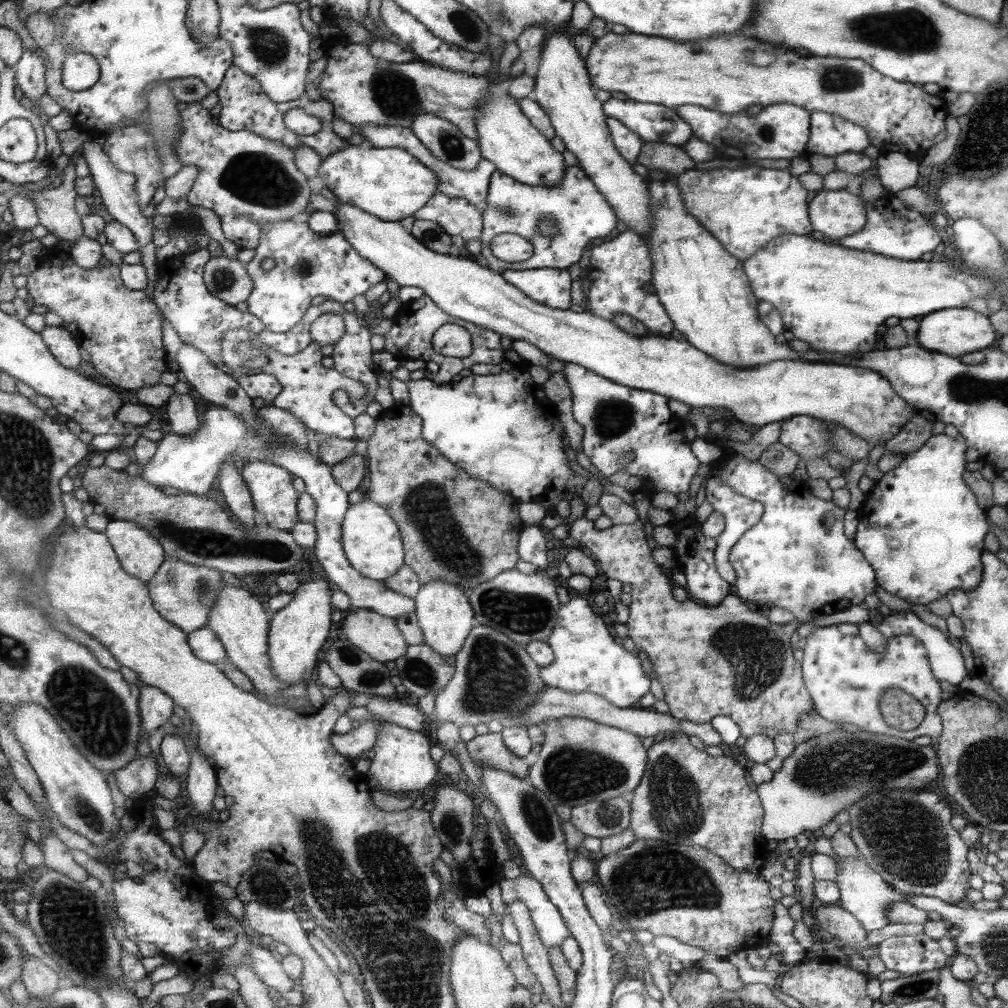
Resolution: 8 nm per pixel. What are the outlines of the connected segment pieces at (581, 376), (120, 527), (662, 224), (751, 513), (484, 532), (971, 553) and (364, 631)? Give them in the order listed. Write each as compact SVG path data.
M573 362L563 364L561 372L571 388L573 418L583 426L581 452L597 472L601 476L617 474L617 458L625 452L633 452L629 476L647 478L647 484L653 484L657 492L687 492L699 462L683 440L683 424L677 424L679 418L675 418L667 408L667 396L615 384Z
M113 520L105 534L111 538L123 568L147 584L167 562L167 550L163 544L137 522Z
M649 168L649 176L643 176L647 182L647 216L649 216L649 234L647 234L647 246L651 254L651 286L653 294L659 296L659 302L667 310L671 322L675 324L675 330L683 334L685 342L693 348L709 354L711 358L737 366L737 368L749 368L759 366L775 360L797 360L799 356L791 352L787 344L777 344L771 336L771 330L763 322L759 322L759 300L753 294L751 282L747 274L743 272L743 264L731 256L731 252L725 250L725 246L711 236L695 220L695 216L687 214L687 208L683 206L683 192L679 192L679 182L671 178L661 168Z
M725 452L725 456L721 458L721 462L717 462L717 464L713 464L711 466L711 474L705 478L707 482L705 482L705 500L707 502L711 502L711 506L713 506L713 510L715 512L721 512L723 514L723 518L725 518L725 530L715 538L715 542L717 542L717 546L715 546L715 562L717 562L717 572L719 572L719 576L727 582L727 584L731 584L731 588L733 588L733 584L735 584L735 572L733 572L733 568L729 566L729 562L727 562L727 554L729 554L729 550L731 550L731 546L751 528L751 526L755 526L759 520L761 520L761 514L765 512L765 508L763 508L763 504L761 502L755 502L755 500L751 500L751 498L747 498L747 496L741 496L741 494L737 494L735 490L731 490L729 486L721 486L719 482L715 482L713 478L715 478L715 474L717 472L721 472L725 466L727 466L727 458L731 458L731 456L735 456L735 454L729 454L729 452Z
M395 404L393 408L383 410L379 416L377 432L369 442L369 460L359 454L353 454L345 462L333 466L335 480L347 490L355 492L367 472L371 472L371 494L369 498L387 510L399 522L403 532L403 540L407 546L407 564L419 574L423 584L431 584L435 580L447 580L463 586L465 590L477 590L485 582L499 578L499 574L515 570L521 554L521 534L527 530L521 518L521 500L513 498L505 490L495 488L495 484L473 478L463 466L451 462L437 446L433 446L425 436L425 420L405 404Z
M945 434L931 436L917 452L907 454L899 466L883 474L883 478L875 482L875 488L865 494L865 502L857 510L859 526L853 536L855 546L873 566L879 588L909 602L911 606L927 606L947 596L951 590L975 590L983 580L979 556L983 556L981 550L987 524L975 494L961 478L967 460L963 458L963 454L967 454L965 442L967 440L961 434L957 438L949 438Z
M355 610L345 618L343 632L371 658L391 666L411 648L403 630L399 628L399 622L373 610Z

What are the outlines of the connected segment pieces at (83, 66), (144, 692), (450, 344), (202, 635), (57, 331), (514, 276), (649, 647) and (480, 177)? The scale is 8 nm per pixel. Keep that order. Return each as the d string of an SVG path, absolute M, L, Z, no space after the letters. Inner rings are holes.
M71 54L65 60L65 86L77 94L95 88L101 76L101 62L93 54Z
M141 686L141 712L143 712L143 730L145 734L153 734L165 722L171 720L173 710L179 706L167 696L163 690L155 686Z
M445 324L437 330L433 340L437 352L453 358L467 358L473 356L475 348L471 344L471 334L461 328L459 324Z
M209 626L203 628L203 630L197 630L193 634L189 634L189 642L191 642L195 654L201 660L205 660L205 662L221 666L223 662L229 660L229 652L227 652L225 644L221 642L219 634L213 628L209 628Z
M47 326L43 330L43 340L51 348L51 352L63 362L63 366L77 370L83 362L79 342L63 326Z
M539 268L539 270L507 270L503 274L513 286L519 286L533 300L557 308L571 308L571 276L569 270L555 268Z
M577 518L569 528L569 540L577 540L583 550L593 554L595 562L599 562L599 568L607 580L621 580L623 584L631 584L631 604L629 604L629 636L637 650L643 650L653 670L659 676L659 684L665 694L665 704L669 706L669 716L679 720L687 720L693 724L709 724L711 718L725 716L733 724L739 726L741 738L751 738L755 734L763 734L769 740L775 740L775 736L781 734L797 734L797 726L801 716L815 714L815 704L811 702L811 692L807 692L807 684L803 684L803 668L795 662L789 646L789 636L793 630L797 630L797 622L791 620L789 624L771 624L765 616L761 616L761 610L755 610L753 606L745 604L739 596L729 594L717 608L703 608L695 606L693 600L687 598L687 602L675 602L671 596L671 584L661 574L659 566L651 560L651 540L647 530L649 524L643 524L641 520L633 526L611 526L605 530L599 530L593 526L591 520Z
M367 126L367 128L359 128L357 132L361 132L365 136L365 144L369 146L375 146L375 148L401 148L401 150L407 150L409 154L413 154L415 158L419 158L425 166L429 166L435 174L437 174L437 190L441 194L447 194L449 198L463 198L467 202L471 202L483 216L489 208L489 194L491 194L491 180L493 180L493 174L499 170L495 166L495 162L491 160L483 160L479 164L477 170L461 170L461 168L455 168L447 162L441 162L435 154L431 154L431 150L419 140L419 136L415 136L415 130L413 128L405 128L405 126Z

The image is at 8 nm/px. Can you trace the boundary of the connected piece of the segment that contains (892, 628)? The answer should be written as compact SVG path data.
M893 612L889 618L883 616L883 622L877 624L877 628L885 638L909 634L923 642L927 648L931 672L935 672L935 680L945 680L951 686L959 686L967 676L961 652L951 646L937 628L921 622L921 618L917 618L913 612Z

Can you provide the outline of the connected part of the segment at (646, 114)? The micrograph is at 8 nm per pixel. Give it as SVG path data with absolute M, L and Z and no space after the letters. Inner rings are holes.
M609 96L609 100L603 102L603 112L609 118L617 118L619 122L623 122L623 126L627 126L631 132L639 134L639 138L643 142L659 142L659 144L669 144L669 146L681 148L683 144L687 144L689 138L693 138L691 126L683 118L679 118L673 108L667 108L667 106L635 102L635 100L627 100L627 98L611 98Z

